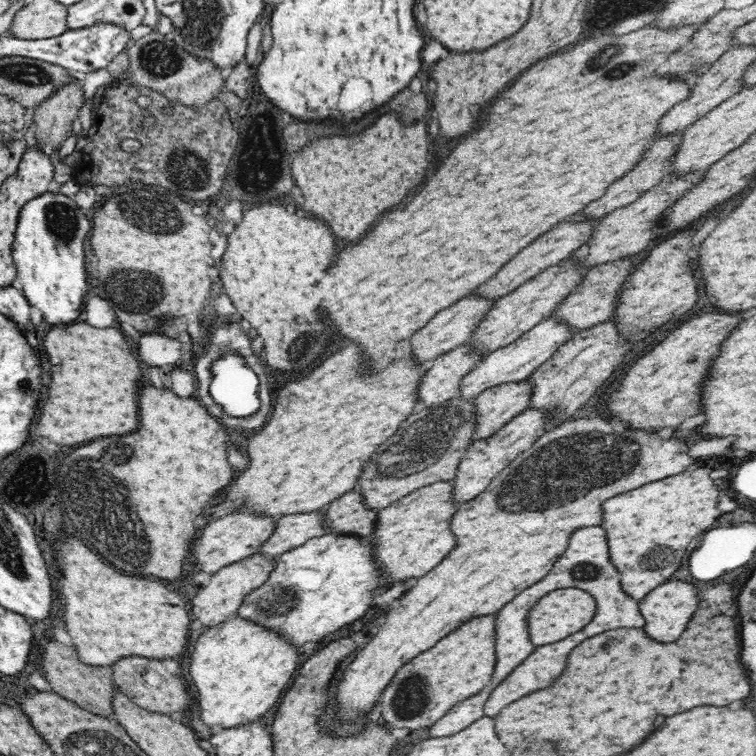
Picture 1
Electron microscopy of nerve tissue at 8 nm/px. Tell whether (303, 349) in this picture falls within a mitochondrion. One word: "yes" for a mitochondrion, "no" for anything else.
yes

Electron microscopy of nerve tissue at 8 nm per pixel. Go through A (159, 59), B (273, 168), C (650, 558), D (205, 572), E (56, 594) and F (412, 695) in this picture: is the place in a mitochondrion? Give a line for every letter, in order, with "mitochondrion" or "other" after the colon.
A: mitochondrion
B: mitochondrion
C: mitochondrion
D: other
E: other
F: mitochondrion

